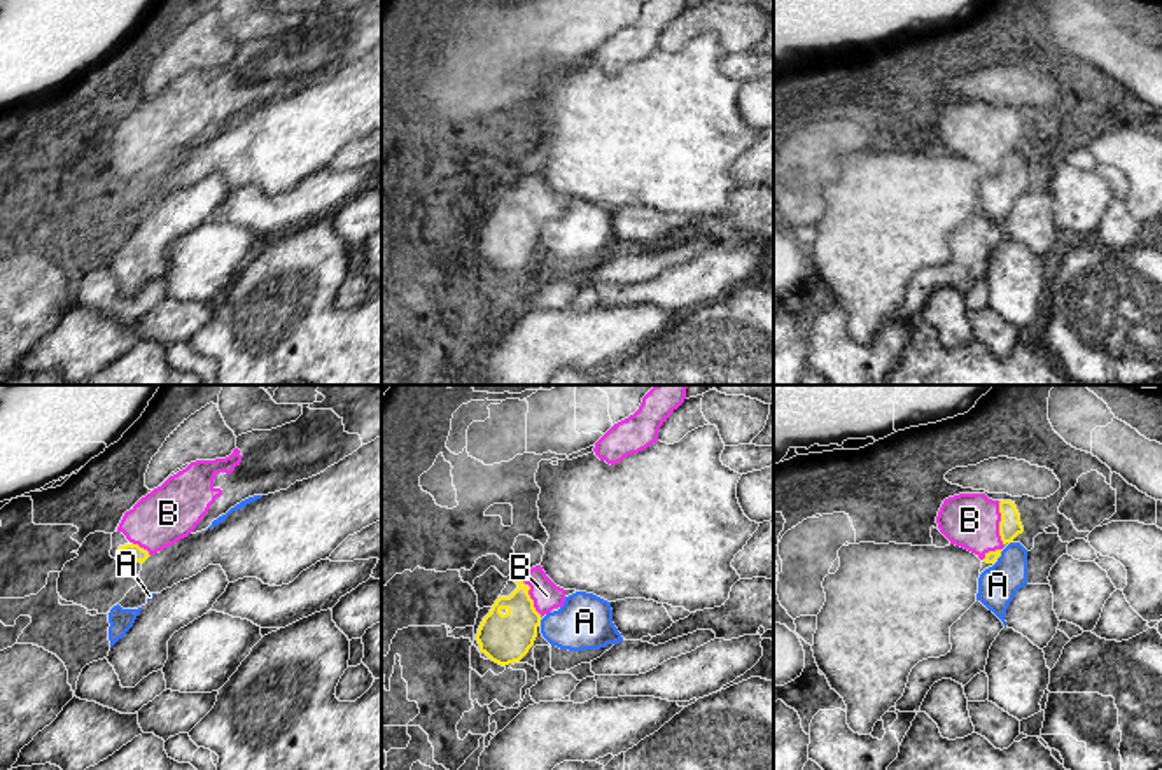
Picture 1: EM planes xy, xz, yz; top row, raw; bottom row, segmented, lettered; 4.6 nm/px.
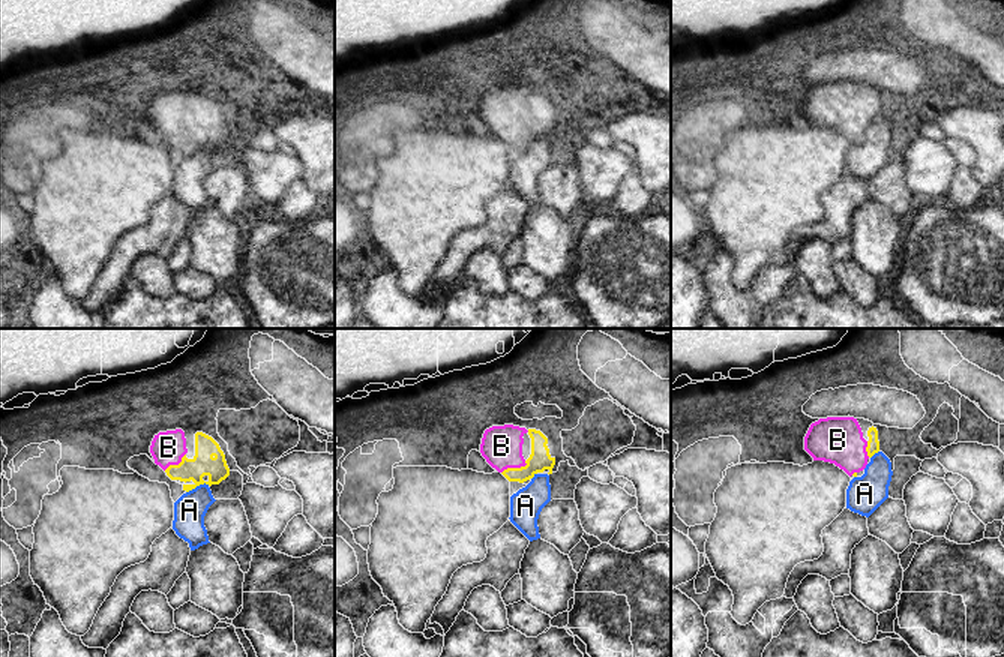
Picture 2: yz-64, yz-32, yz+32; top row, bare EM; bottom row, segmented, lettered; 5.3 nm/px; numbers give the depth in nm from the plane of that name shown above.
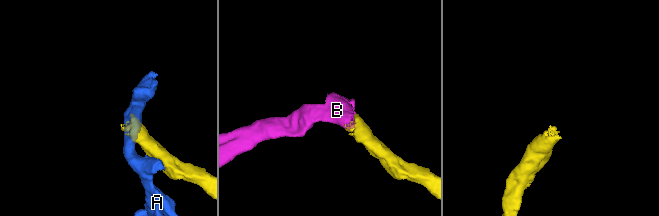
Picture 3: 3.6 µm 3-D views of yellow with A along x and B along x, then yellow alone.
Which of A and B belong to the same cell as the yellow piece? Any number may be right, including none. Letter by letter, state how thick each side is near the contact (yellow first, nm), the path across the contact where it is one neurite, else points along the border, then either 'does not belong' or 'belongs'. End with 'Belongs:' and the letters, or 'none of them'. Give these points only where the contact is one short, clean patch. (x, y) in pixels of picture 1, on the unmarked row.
A: calibres 220 and 260 nm; does not belong
B: calibres 100 and 260 nm; way yz (1010, 135), (1000, 130), (970, 128); belongs
Belongs: B

